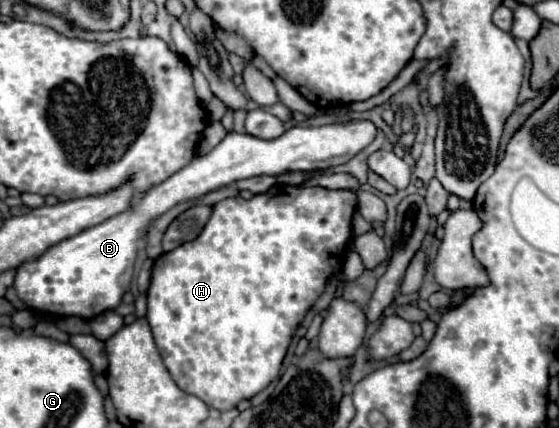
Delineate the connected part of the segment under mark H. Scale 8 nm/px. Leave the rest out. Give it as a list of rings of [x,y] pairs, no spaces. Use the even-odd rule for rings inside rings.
[[[275,184],[269,192],[257,194],[251,200],[243,200],[241,196],[227,198],[223,202],[217,202],[213,206],[213,214],[203,228],[203,232],[193,240],[181,244],[177,250],[161,254],[153,262],[153,274],[151,274],[151,286],[147,292],[147,320],[151,324],[157,348],[165,360],[165,366],[177,386],[197,398],[201,398],[207,406],[215,410],[231,410],[241,400],[249,400],[255,394],[259,394],[271,380],[279,376],[281,362],[285,358],[287,346],[291,342],[291,336],[307,310],[313,306],[313,302],[319,298],[319,294],[325,288],[327,278],[331,278],[339,266],[343,266],[345,258],[345,246],[351,238],[351,216],[355,212],[355,196],[349,190],[327,190],[327,188],[305,188],[305,186],[287,186],[287,184]]]

